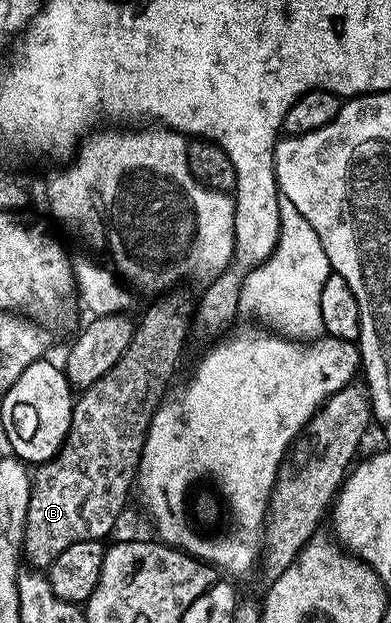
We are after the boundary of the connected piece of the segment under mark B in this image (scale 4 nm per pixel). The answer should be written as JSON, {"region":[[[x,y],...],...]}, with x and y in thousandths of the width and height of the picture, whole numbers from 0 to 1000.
{"region":[[[440,464],[407,477],[368,499],[358,518],[345,520],[332,554],[322,567],[261,604],[248,615],[212,623],[184,648],[184,674],[174,700],[125,743],[90,751],[77,791],[77,817],[66,823],[66,849],[56,873],[56,891],[84,912],[118,913],[189,868],[212,865],[274,867],[274,859],[297,846],[317,812],[327,807],[327,787],[340,787],[348,759],[358,746],[358,724],[368,717],[368,700],[389,676],[389,661],[422,639],[419,626],[460,583],[471,563],[471,543],[486,538],[486,520],[496,512],[496,480],[471,467]]]}

